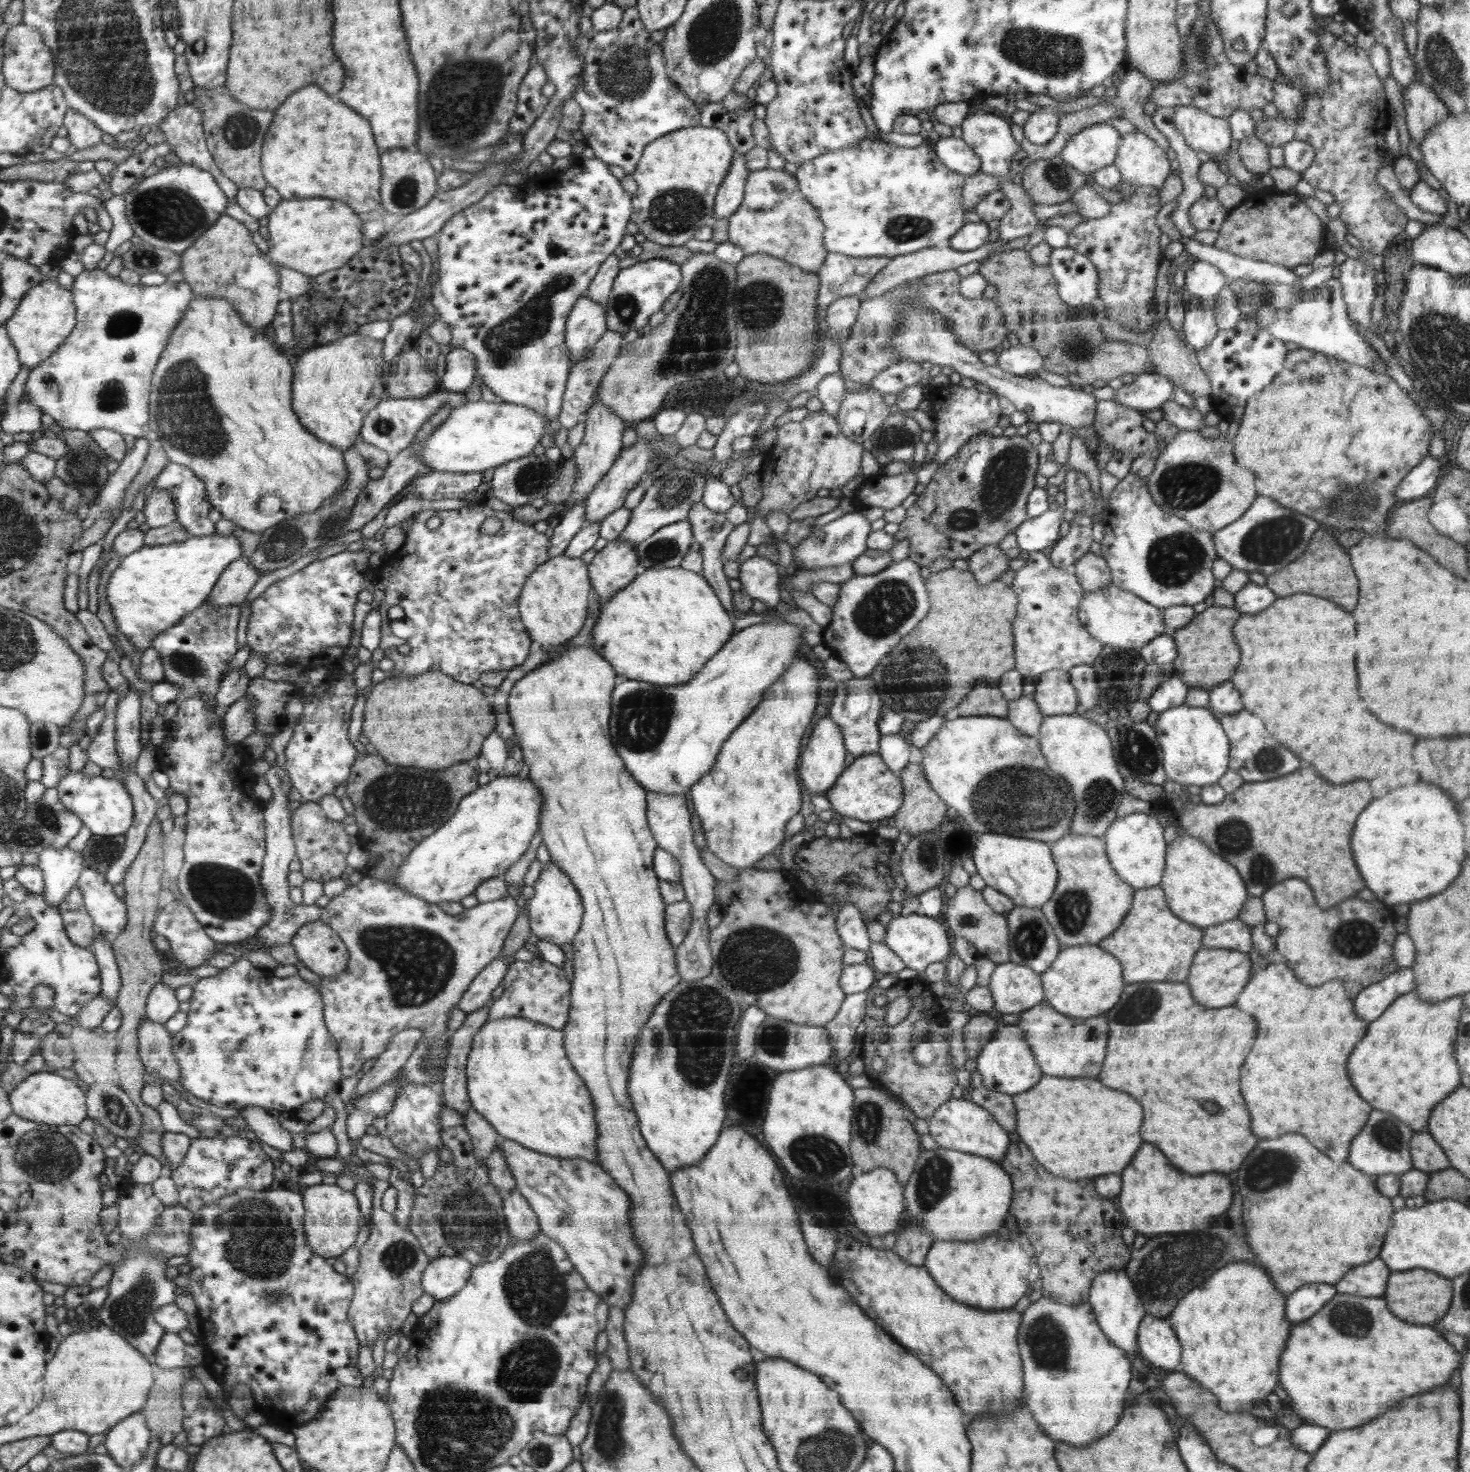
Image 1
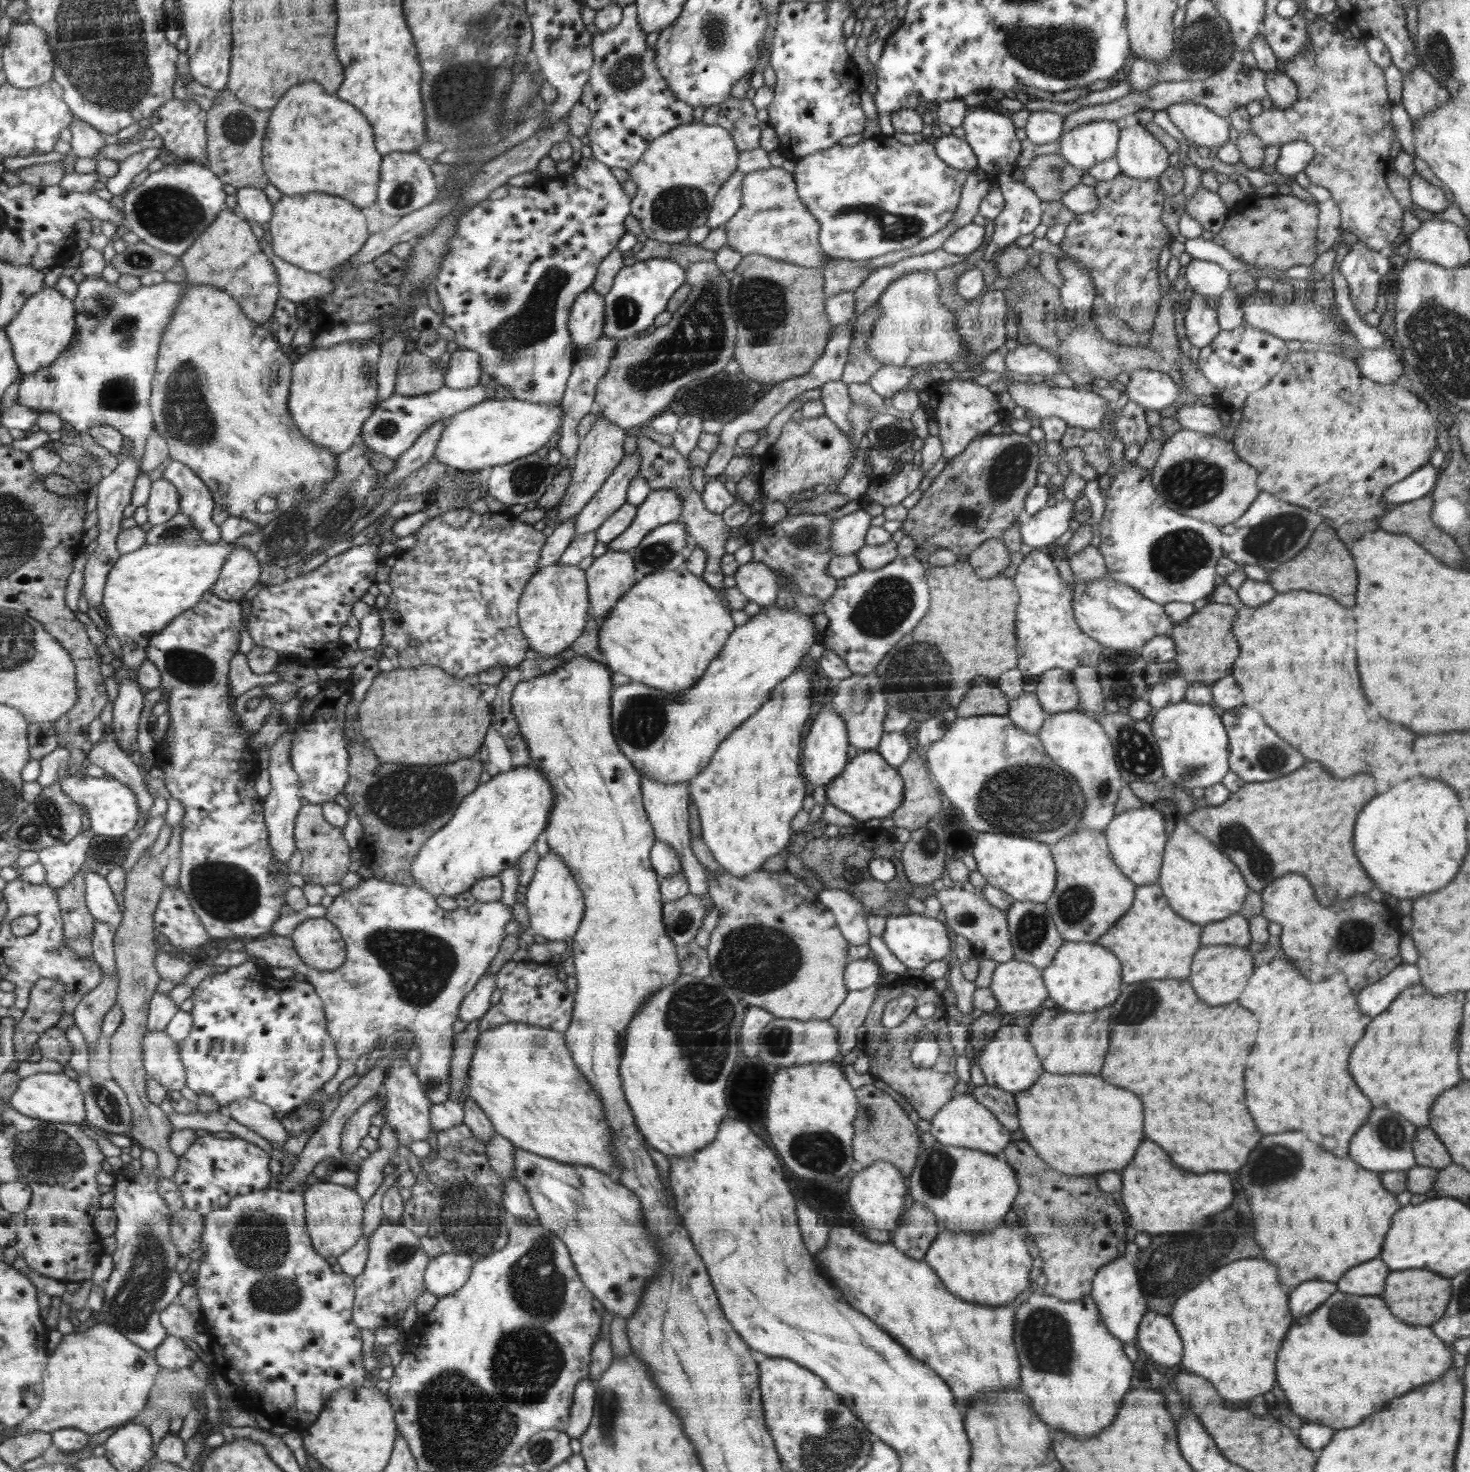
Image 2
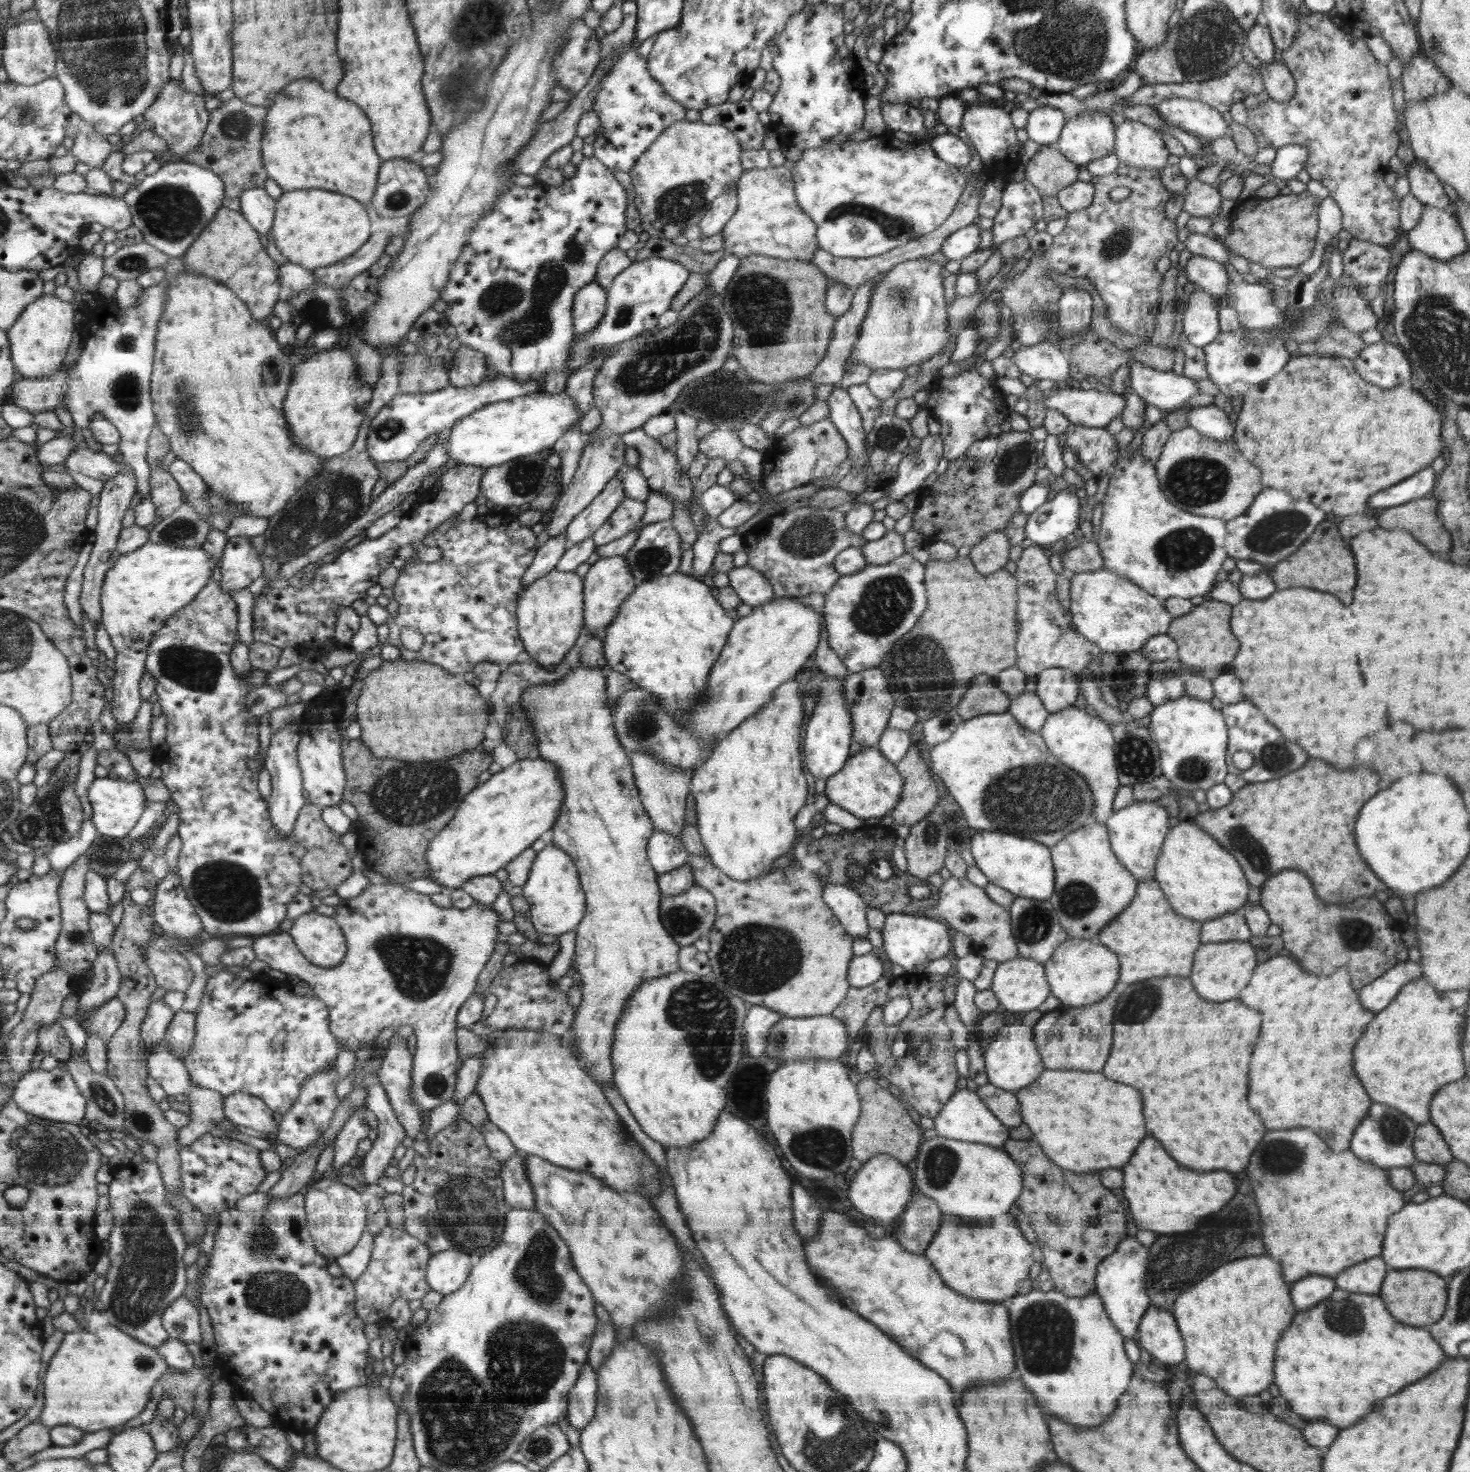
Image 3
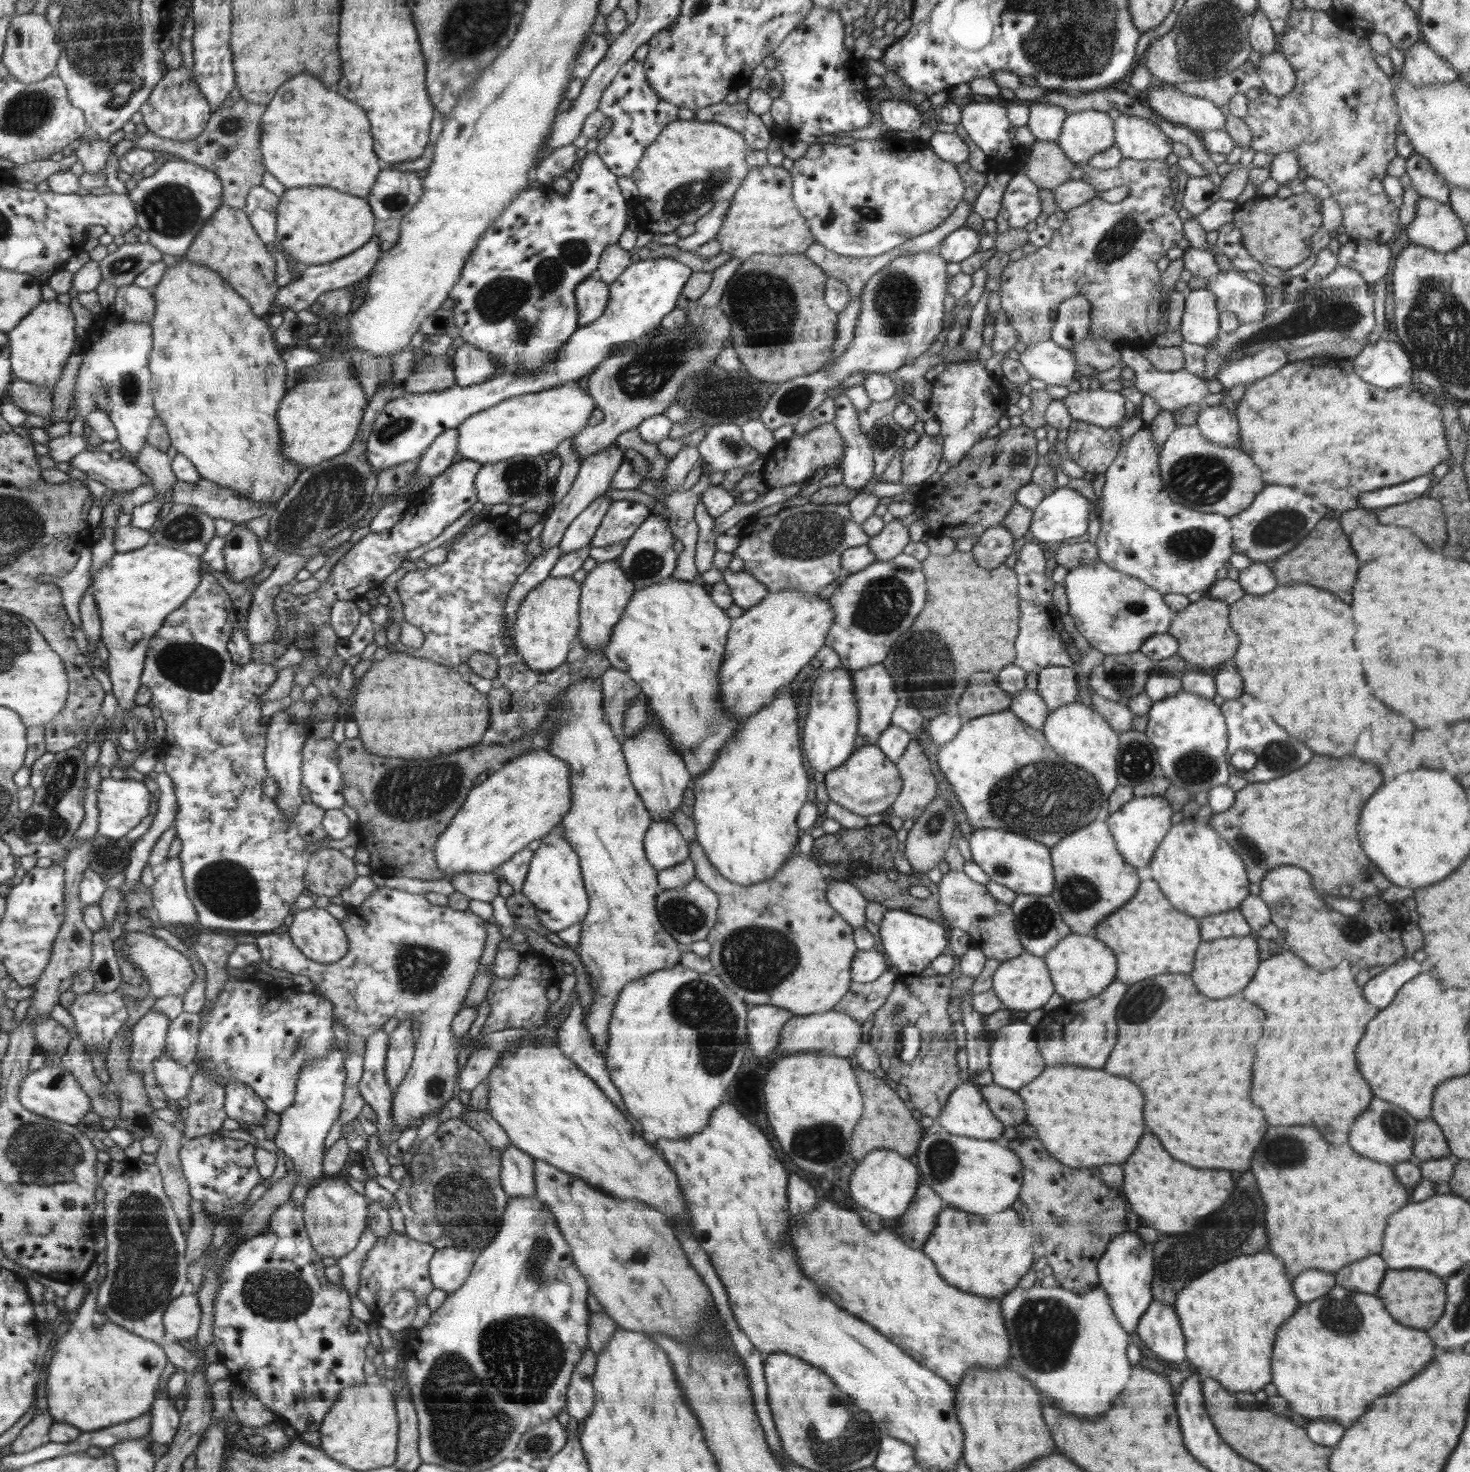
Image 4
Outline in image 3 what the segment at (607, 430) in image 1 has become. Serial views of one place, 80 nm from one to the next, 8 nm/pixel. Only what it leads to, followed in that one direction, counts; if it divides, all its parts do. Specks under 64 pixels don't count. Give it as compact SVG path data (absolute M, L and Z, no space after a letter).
M621 434L610 435L603 439L594 439L584 445L574 476L570 484L567 484L567 488L558 496L558 504L556 504L554 515L546 529L551 537L562 534L572 524L573 518L588 508L593 500L604 492L605 486L620 472L621 466L625 465L625 449L626 446L622 442Z

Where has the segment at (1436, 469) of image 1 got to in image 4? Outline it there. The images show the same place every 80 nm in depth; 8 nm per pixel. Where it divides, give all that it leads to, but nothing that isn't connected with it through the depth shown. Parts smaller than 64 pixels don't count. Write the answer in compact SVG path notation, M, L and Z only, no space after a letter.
M1431 472L1412 478L1406 482L1384 486L1378 490L1359 494L1358 502L1362 508L1379 510L1388 506L1402 504L1415 498L1426 495L1430 487L1434 485L1434 476Z

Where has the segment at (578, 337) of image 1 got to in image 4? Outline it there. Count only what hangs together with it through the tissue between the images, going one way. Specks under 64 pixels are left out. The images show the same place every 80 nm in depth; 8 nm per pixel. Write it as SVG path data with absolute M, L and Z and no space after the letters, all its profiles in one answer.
M593 274L585 278L575 288L575 297L578 311L578 326L590 325L597 321L608 308L609 304L609 284Z

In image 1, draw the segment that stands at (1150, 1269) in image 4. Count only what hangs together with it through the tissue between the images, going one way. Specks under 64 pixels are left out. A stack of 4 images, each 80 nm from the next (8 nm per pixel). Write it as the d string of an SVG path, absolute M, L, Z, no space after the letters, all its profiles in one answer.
M1125 1268L1107 1270L1096 1275L1089 1290L1088 1302L1092 1305L1093 1312L1102 1332L1118 1348L1128 1354L1136 1353L1137 1332L1139 1324L1147 1315L1141 1298L1134 1288Z

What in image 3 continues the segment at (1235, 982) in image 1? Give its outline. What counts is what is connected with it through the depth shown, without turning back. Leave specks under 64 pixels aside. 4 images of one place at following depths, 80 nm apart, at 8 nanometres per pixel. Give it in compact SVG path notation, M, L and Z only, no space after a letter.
M1249 941L1210 942L1201 944L1195 952L1190 980L1200 998L1210 1002L1226 1002L1239 996L1257 966L1256 950Z

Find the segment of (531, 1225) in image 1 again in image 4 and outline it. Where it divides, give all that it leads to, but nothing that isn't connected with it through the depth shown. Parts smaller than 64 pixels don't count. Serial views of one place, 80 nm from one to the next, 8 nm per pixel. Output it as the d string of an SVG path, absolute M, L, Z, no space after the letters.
M512 1144L501 1153L501 1182L509 1198L535 1196L534 1161Z

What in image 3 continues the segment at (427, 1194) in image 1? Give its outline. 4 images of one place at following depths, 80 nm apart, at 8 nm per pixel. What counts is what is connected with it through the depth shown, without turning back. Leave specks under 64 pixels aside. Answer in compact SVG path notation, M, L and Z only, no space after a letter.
M458 1118L450 1126L434 1134L433 1141L428 1141L428 1147L430 1156L424 1157L418 1154L414 1156L413 1164L417 1168L414 1182L404 1185L401 1193L403 1226L411 1235L425 1243L434 1254L454 1249L479 1258L494 1250L501 1244L511 1206L504 1197L501 1163L494 1158L493 1152L485 1143L485 1136L472 1123Z

